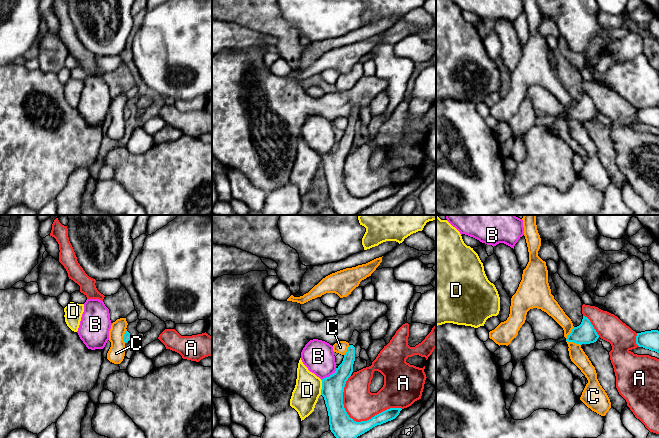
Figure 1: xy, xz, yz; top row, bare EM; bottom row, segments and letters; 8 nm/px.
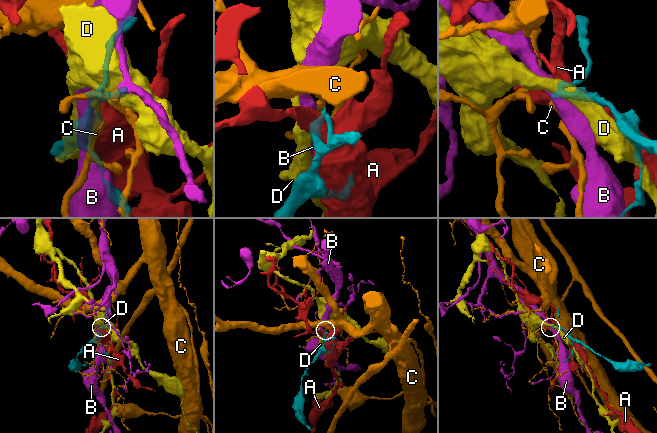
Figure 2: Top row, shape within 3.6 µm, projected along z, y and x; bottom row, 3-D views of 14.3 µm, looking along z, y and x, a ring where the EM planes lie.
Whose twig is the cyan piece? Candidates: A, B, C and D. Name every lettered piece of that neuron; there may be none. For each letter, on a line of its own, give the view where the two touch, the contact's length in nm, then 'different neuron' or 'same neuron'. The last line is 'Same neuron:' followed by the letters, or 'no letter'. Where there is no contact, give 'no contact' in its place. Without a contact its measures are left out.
A: meets cyan in xz; contact 500 nm long; different neuron
B: meets cyan in xz; contact 160 nm long; different neuron
C: meets cyan in yz; contact 170 nm long; different neuron
D: meets cyan in xz; contact 120 nm long; different neuron
Same neuron: no letter

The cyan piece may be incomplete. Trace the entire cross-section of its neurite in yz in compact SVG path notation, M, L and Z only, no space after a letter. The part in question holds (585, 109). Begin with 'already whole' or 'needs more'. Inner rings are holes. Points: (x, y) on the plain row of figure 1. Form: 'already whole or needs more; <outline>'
already whole; M583 92L581 100L577 103L573 103L566 117L582 121L594 119L598 114L599 111L597 110L590 96Z

